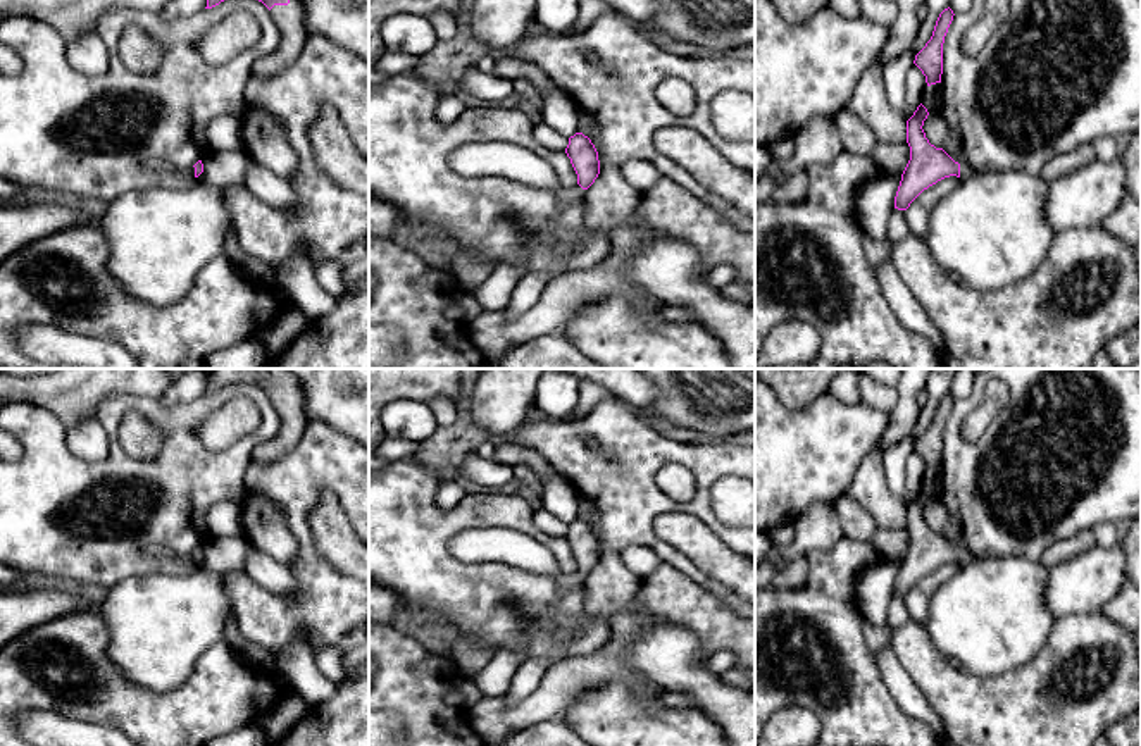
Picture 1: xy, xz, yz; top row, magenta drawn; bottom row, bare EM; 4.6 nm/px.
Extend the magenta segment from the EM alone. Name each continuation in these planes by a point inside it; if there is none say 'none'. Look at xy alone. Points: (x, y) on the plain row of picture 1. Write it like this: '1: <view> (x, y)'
1: xy (290, 405)

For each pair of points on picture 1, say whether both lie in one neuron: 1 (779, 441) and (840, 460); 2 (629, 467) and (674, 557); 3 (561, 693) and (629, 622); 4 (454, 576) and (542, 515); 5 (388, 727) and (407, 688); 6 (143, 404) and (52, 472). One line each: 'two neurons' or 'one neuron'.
1: one neuron
2: one neuron
3: one neuron
4: two neurons
5: two neurons
6: one neuron

